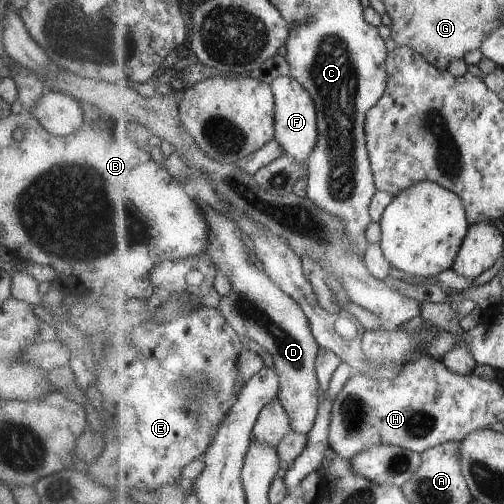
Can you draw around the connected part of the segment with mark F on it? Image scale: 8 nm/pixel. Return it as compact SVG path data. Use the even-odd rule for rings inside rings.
M289 75L278 76L272 86L275 98L276 109L274 119L276 122L276 138L285 149L285 155L291 155L304 164L307 168L309 157L319 138L319 127L317 118L316 102L312 94L296 78Z

